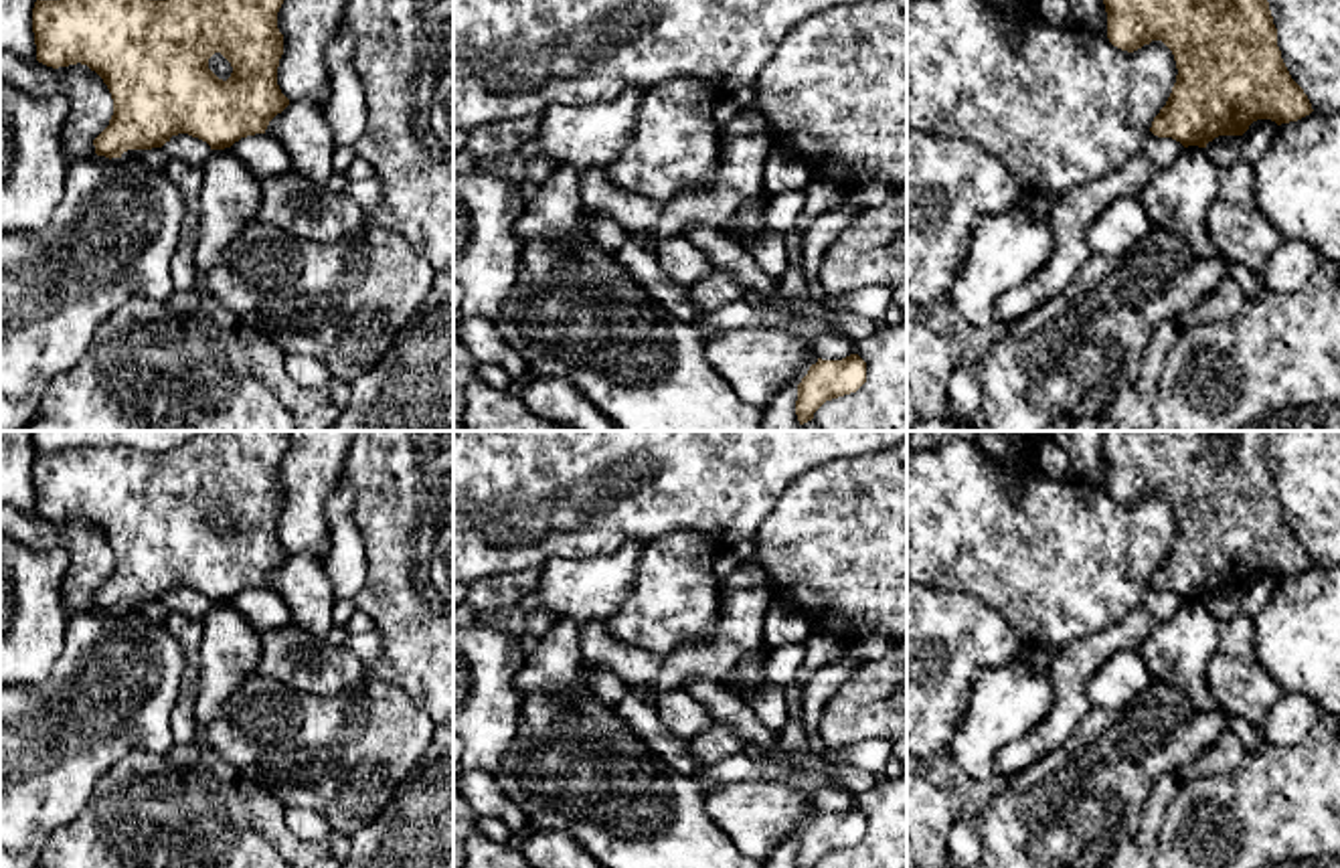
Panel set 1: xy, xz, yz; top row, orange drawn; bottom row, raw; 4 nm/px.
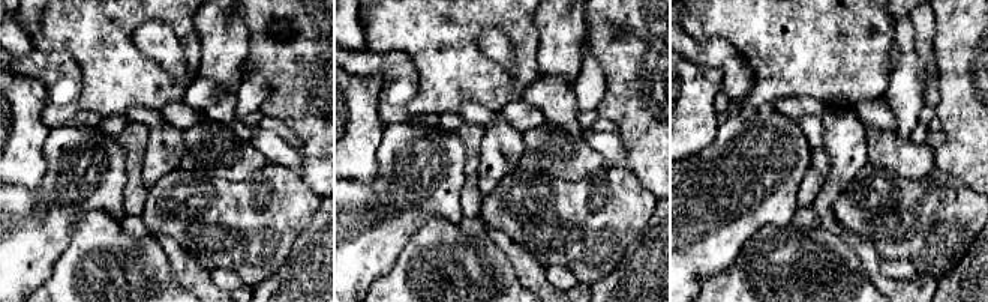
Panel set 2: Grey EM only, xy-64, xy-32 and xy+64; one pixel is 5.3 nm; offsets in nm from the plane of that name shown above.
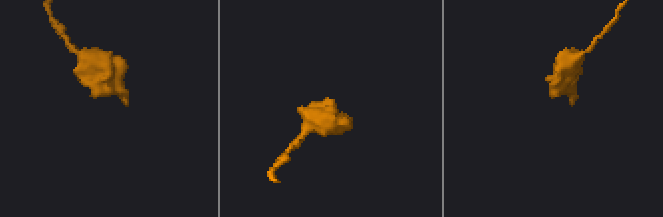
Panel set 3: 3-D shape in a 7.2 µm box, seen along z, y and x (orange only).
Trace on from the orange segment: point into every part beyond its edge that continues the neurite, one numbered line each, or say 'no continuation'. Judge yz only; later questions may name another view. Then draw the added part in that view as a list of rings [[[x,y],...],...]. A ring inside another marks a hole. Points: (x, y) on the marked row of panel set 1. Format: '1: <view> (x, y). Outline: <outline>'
no continuation

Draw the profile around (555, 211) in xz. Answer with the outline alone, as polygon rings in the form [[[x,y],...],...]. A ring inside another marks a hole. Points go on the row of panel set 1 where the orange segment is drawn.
[[[555,166],[536,194],[526,200],[524,212],[514,225],[514,235],[520,243],[532,239],[593,243],[581,225],[583,210],[579,172],[571,166]]]

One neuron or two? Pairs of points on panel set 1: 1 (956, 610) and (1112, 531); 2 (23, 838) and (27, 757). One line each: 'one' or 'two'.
1: two
2: one

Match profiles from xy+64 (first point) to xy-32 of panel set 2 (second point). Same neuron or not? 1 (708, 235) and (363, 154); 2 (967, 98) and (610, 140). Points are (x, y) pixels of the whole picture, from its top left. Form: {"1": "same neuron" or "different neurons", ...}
{"1": "different neurons", "2": "different neurons"}

